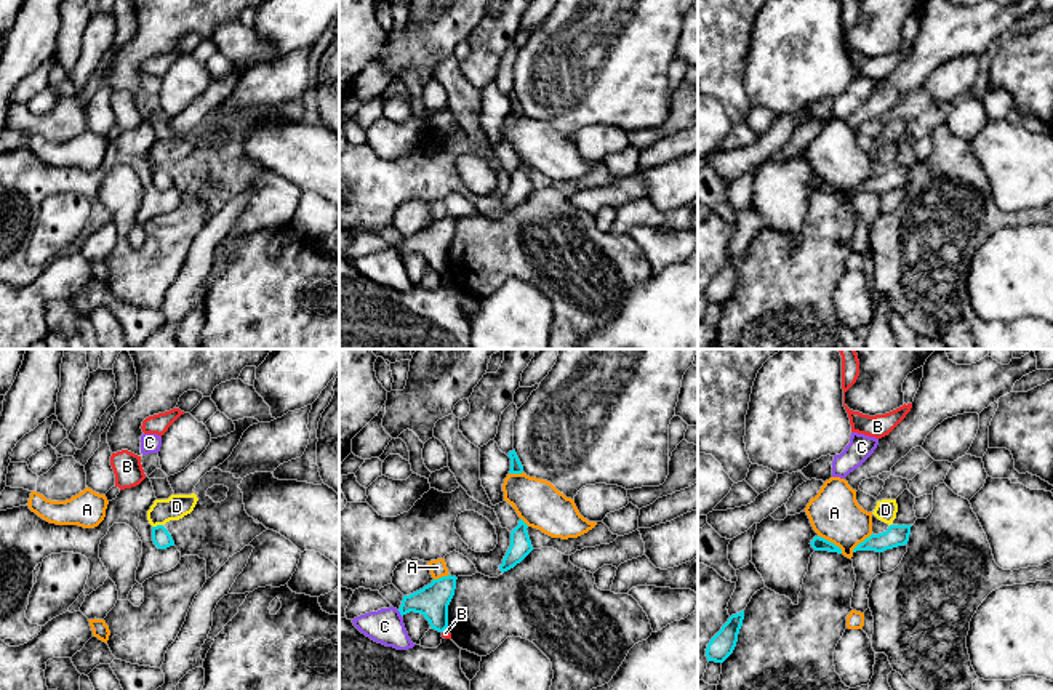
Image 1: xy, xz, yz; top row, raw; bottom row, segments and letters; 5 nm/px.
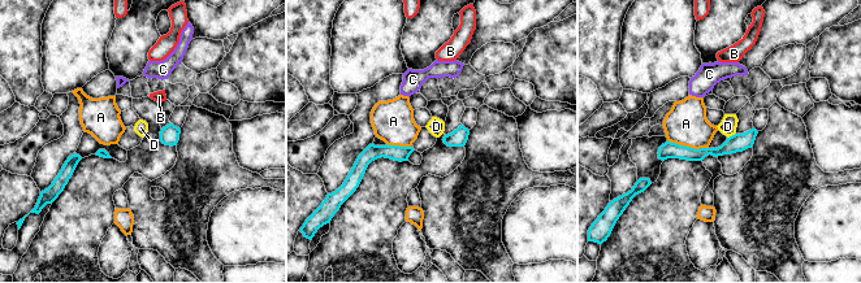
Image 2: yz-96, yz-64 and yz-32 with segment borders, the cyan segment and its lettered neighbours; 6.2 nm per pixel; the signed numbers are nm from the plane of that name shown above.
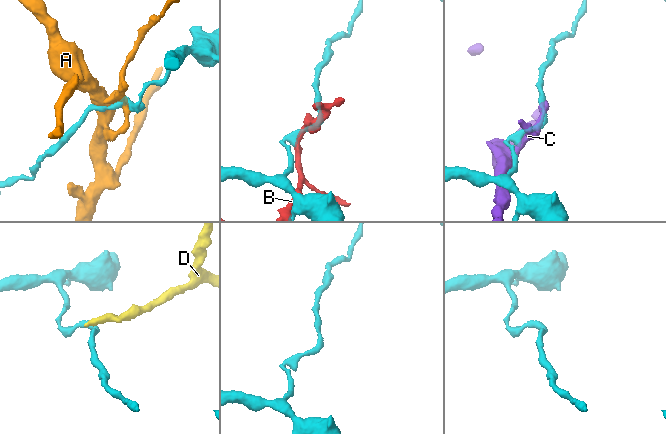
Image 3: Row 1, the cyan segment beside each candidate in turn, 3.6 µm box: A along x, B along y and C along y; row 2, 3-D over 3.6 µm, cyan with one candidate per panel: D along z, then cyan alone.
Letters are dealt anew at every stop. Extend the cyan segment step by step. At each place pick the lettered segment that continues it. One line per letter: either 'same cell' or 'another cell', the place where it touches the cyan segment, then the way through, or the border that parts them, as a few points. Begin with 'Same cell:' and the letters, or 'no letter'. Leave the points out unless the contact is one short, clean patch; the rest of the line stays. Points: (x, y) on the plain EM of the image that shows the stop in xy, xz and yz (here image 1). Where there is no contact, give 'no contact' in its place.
Same cell: no letter
A: another cell; meets cyan in yz at (829, 183)
B: another cell; meets cyan in xz at (445, 269)
C: another cell; meets cyan in xz at (400, 255)
D: another cell; meets cyan in xy at (157, 167); border along xy (162, 165), (152, 168)

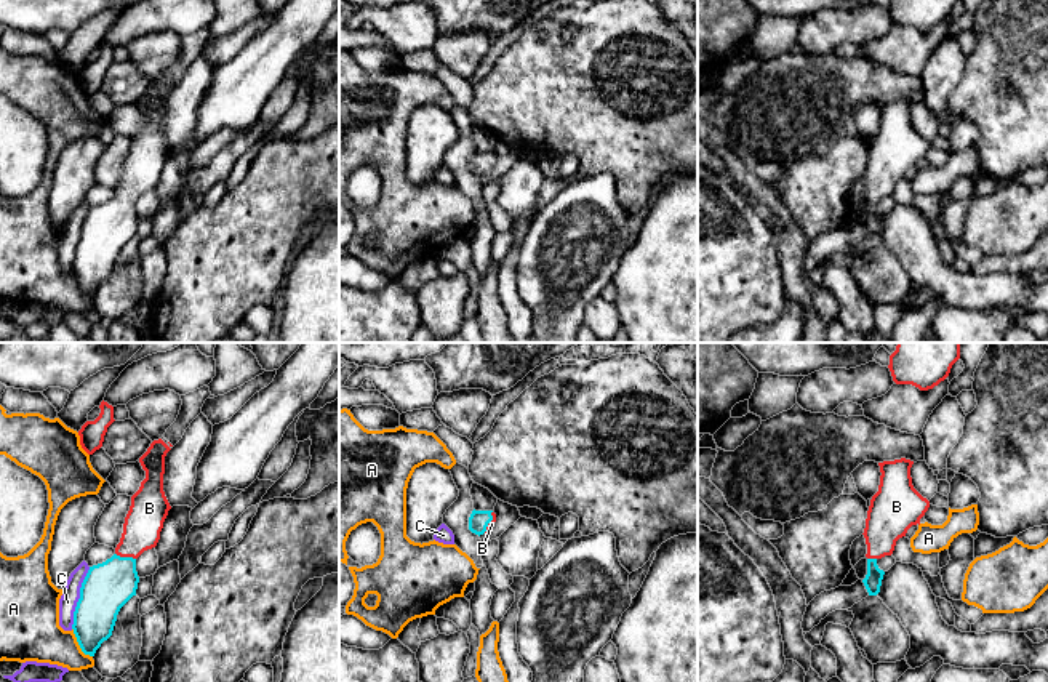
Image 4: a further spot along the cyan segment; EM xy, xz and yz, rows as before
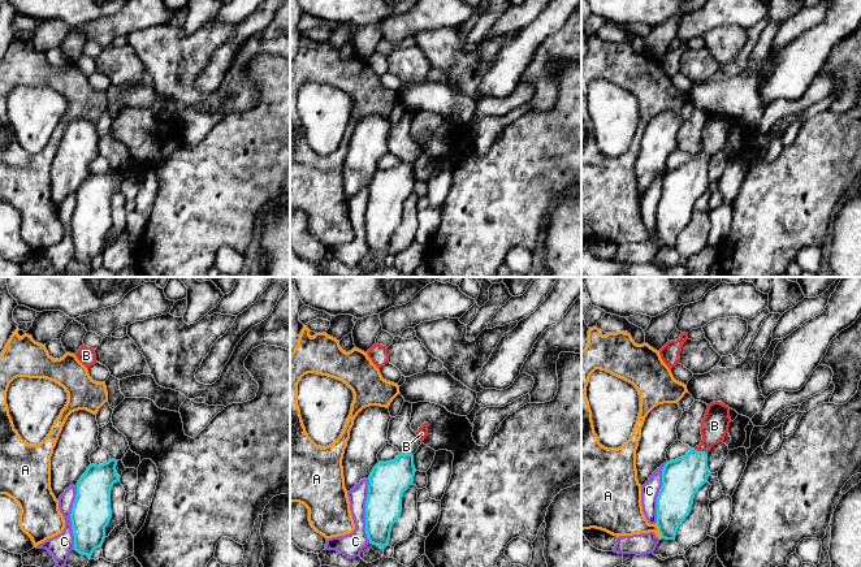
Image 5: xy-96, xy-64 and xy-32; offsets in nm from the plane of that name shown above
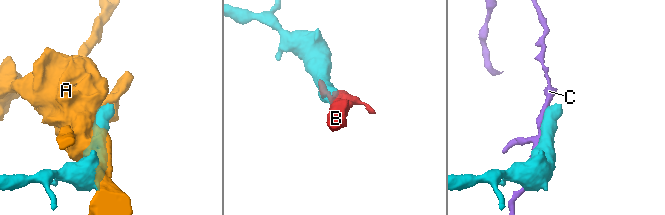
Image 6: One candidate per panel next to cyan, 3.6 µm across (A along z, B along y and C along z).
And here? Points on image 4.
Same cell: B
A: another cell; meets cyan in xy at (79, 285)
B: same cell; meets cyan in xy at (125, 199); runs through xy (108, 228), (117, 218), (125, 199), (144, 162)
C: another cell; meets cyan in xy at (80, 239)

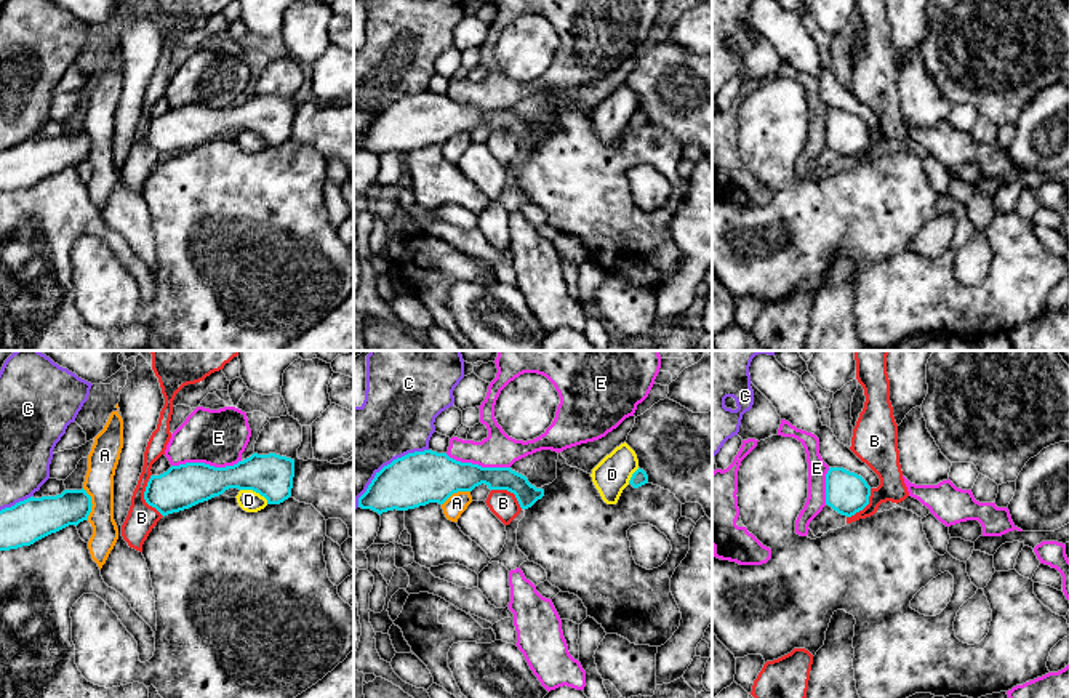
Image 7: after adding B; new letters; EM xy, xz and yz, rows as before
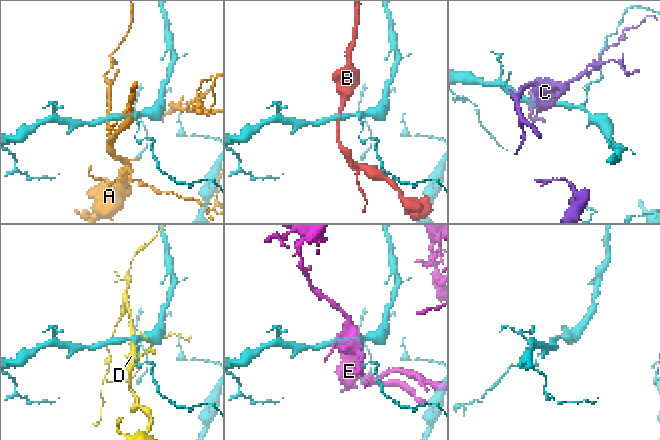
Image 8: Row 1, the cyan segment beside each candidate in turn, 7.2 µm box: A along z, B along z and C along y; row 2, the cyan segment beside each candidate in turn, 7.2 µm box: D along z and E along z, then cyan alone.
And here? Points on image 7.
Same cell: no letter
A: another cell; meets cyan in xy at (92, 146); border along xy (82, 130), (90, 138), (92, 152), (88, 160)
B: another cell; meets cyan in xy at (144, 138); border along xy (151, 116), (144, 141), (164, 157)
C: another cell; meets cyan in xz at (388, 106)
D: another cell; meets cyan in xy at (255, 132)
E: another cell; meets cyan in xy at (205, 106)

